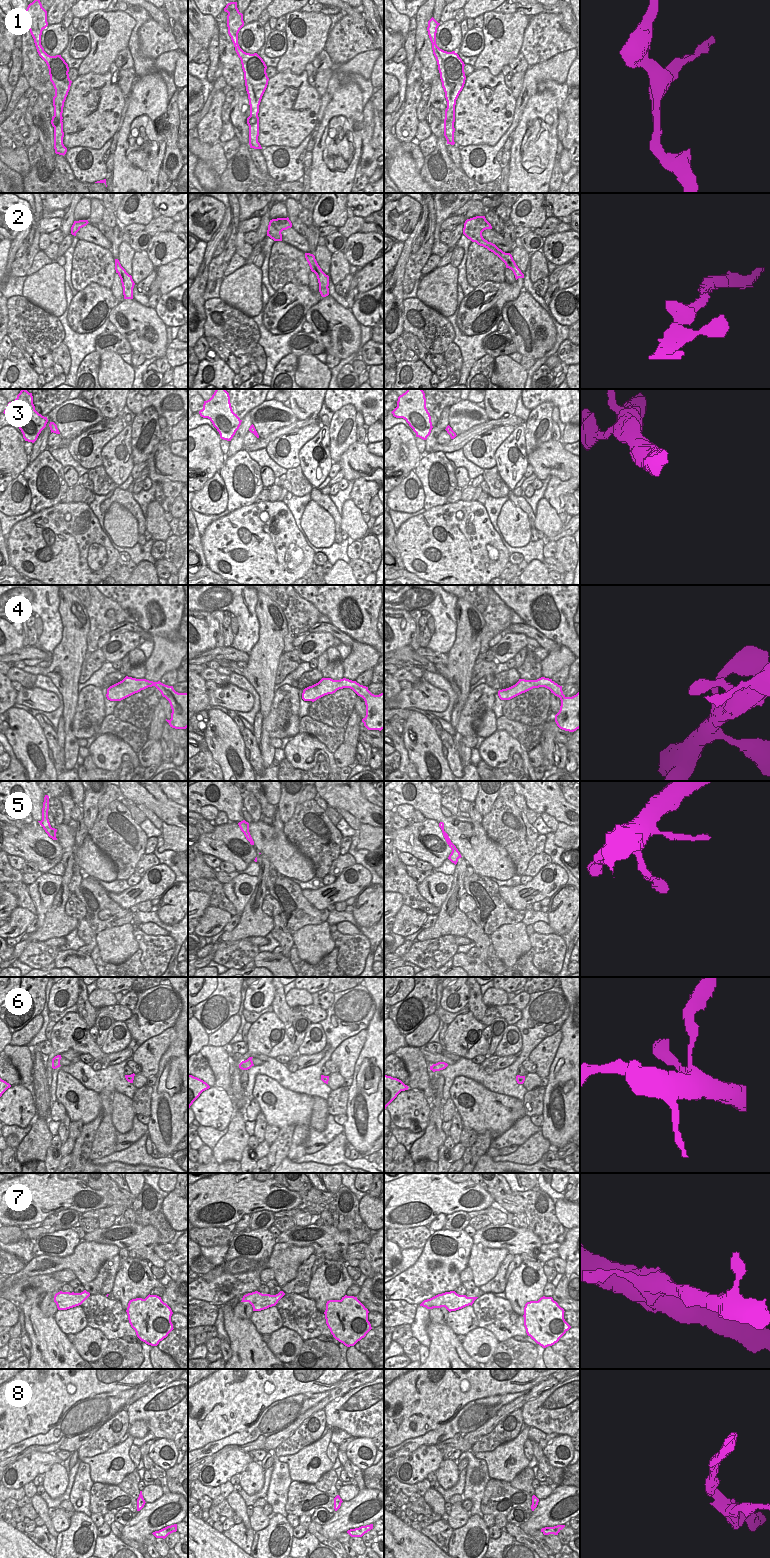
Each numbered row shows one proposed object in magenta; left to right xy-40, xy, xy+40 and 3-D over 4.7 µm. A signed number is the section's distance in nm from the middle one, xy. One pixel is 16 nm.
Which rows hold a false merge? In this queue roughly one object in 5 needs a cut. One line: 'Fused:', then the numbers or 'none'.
Fused: 8

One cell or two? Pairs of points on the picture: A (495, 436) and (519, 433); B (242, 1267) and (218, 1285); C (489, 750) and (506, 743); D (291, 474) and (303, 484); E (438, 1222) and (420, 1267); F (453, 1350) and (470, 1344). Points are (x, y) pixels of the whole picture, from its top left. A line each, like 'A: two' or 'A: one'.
A: two
B: two
C: one
D: one
E: two
F: two

